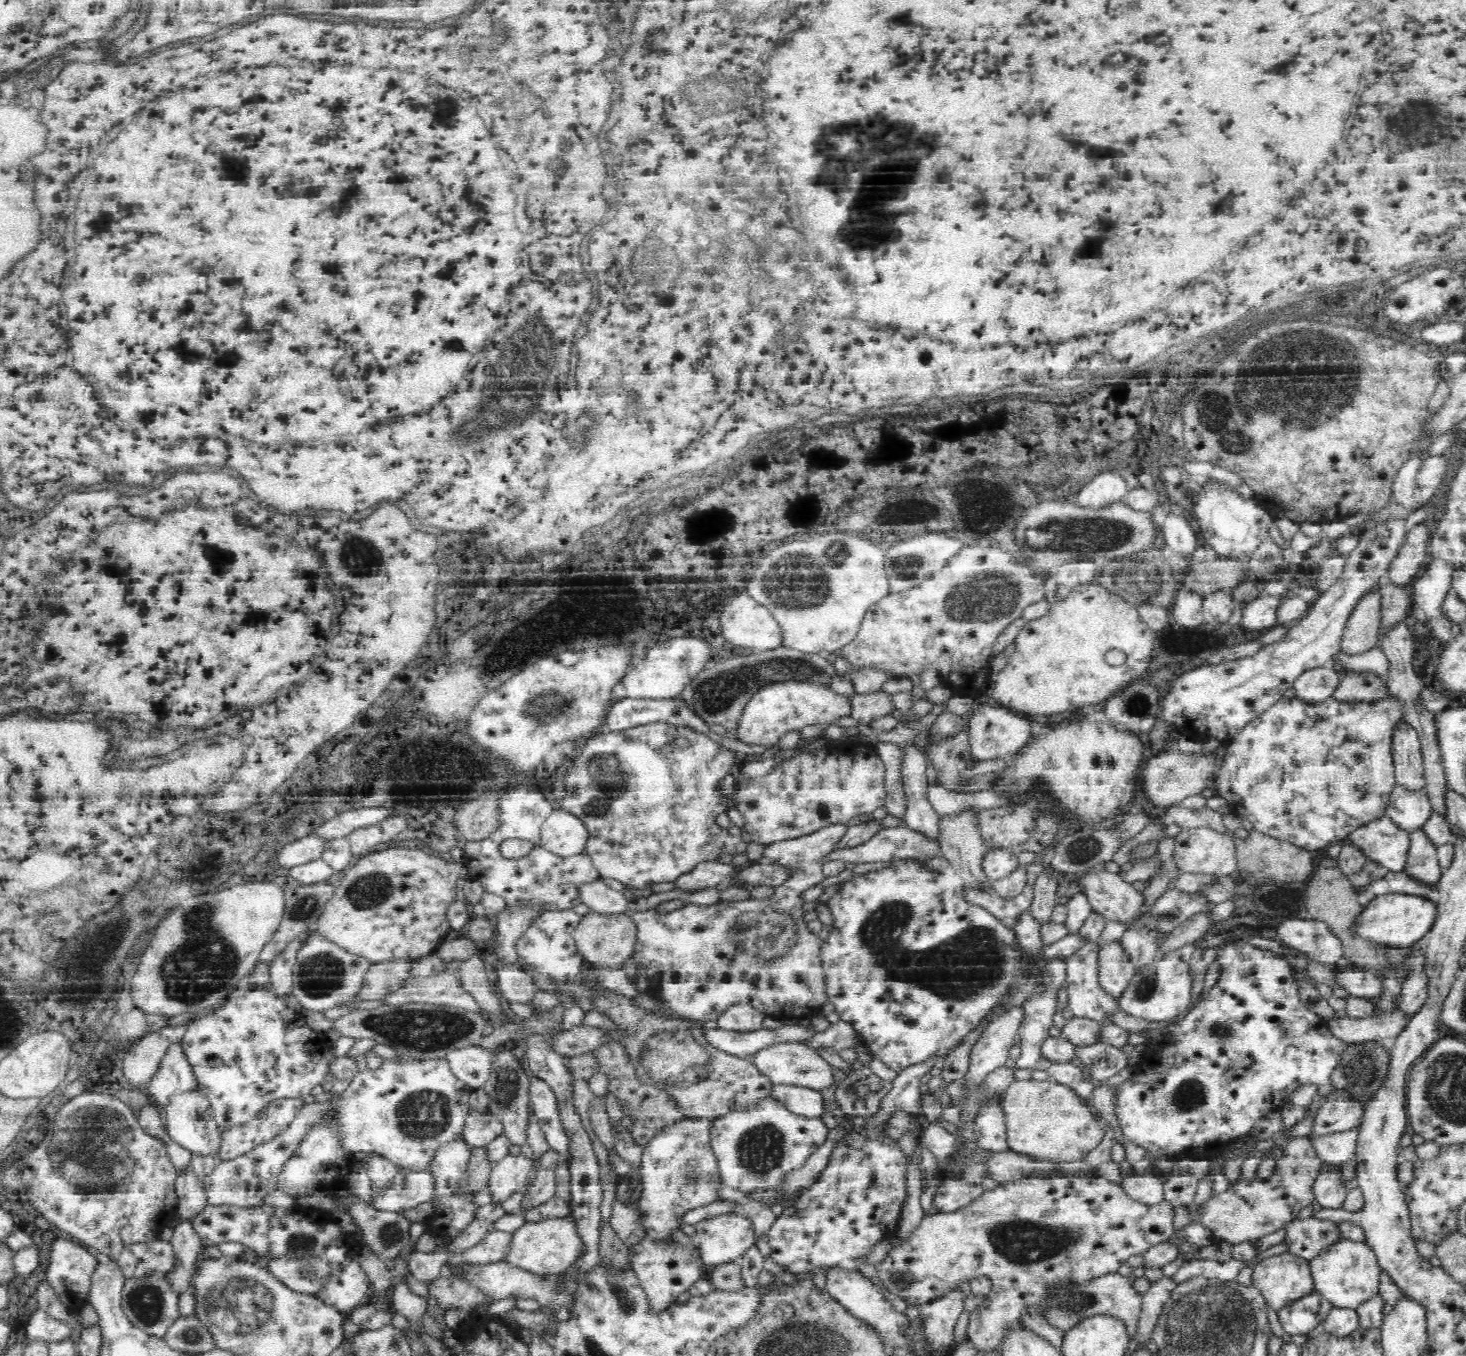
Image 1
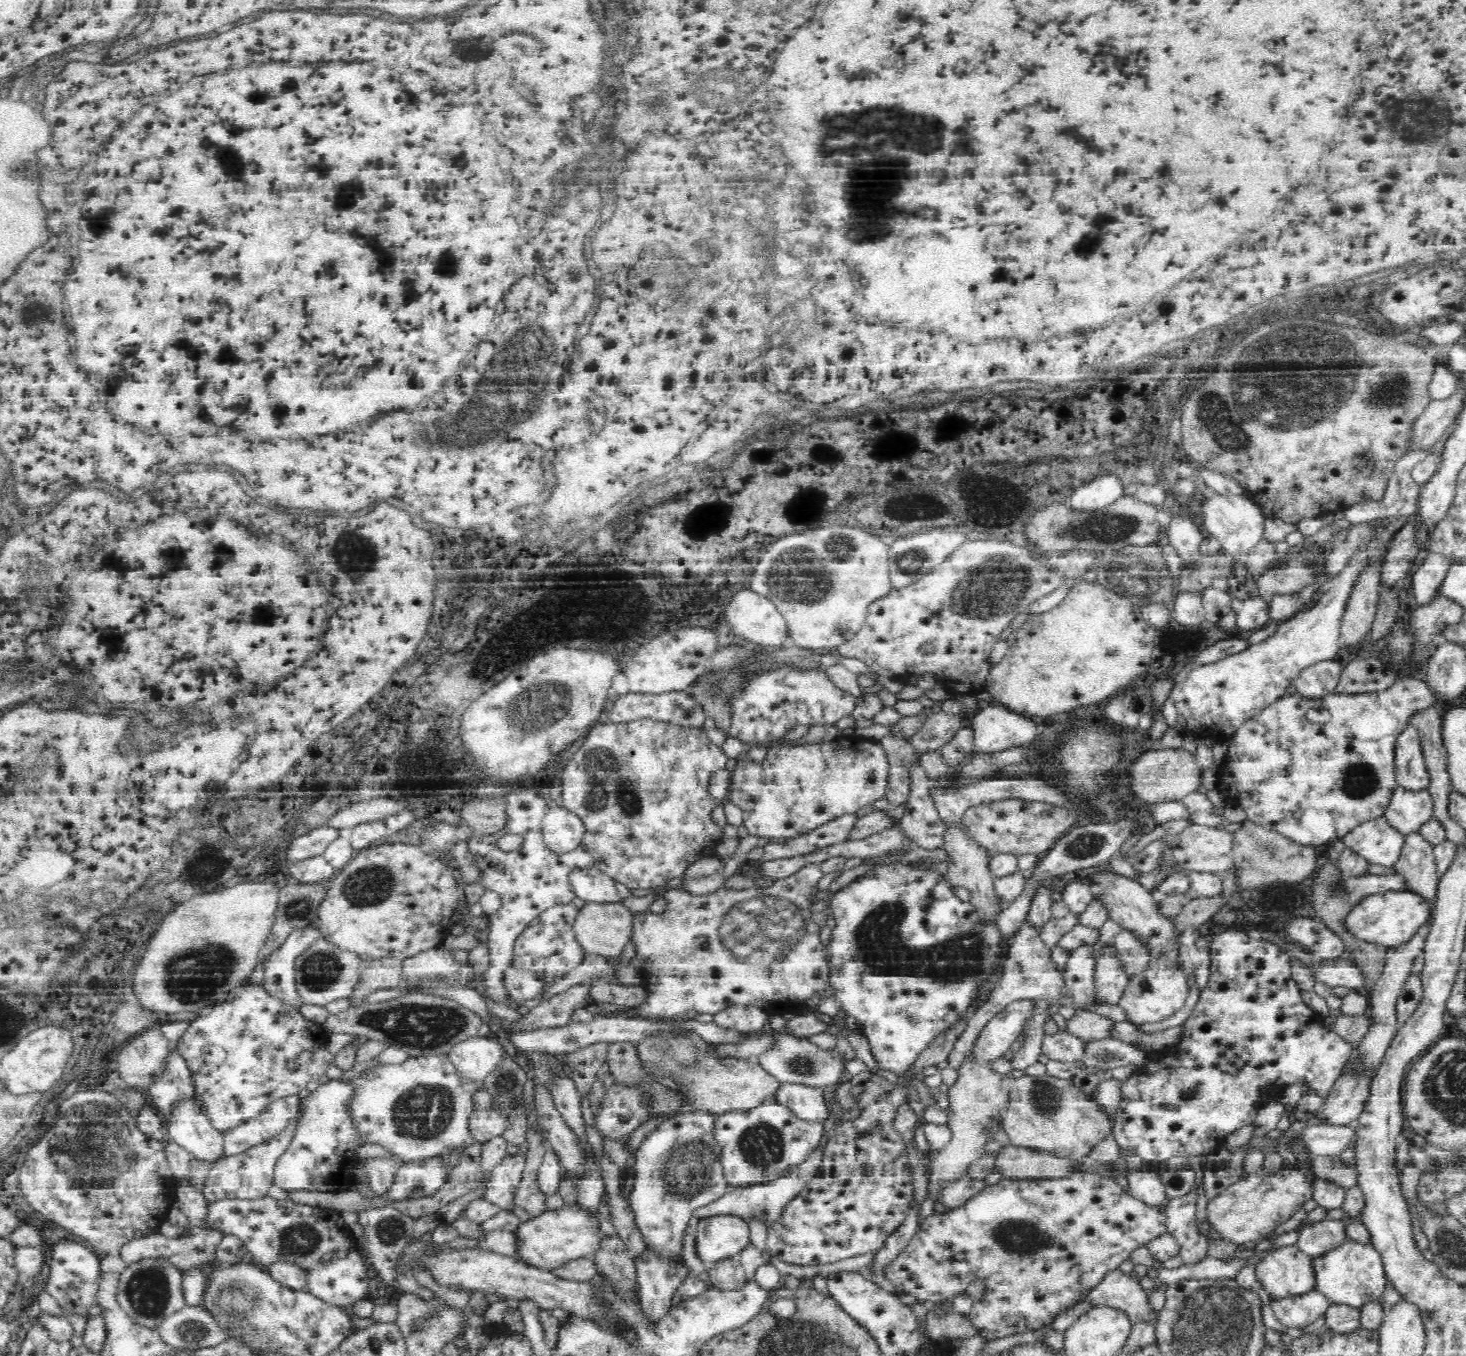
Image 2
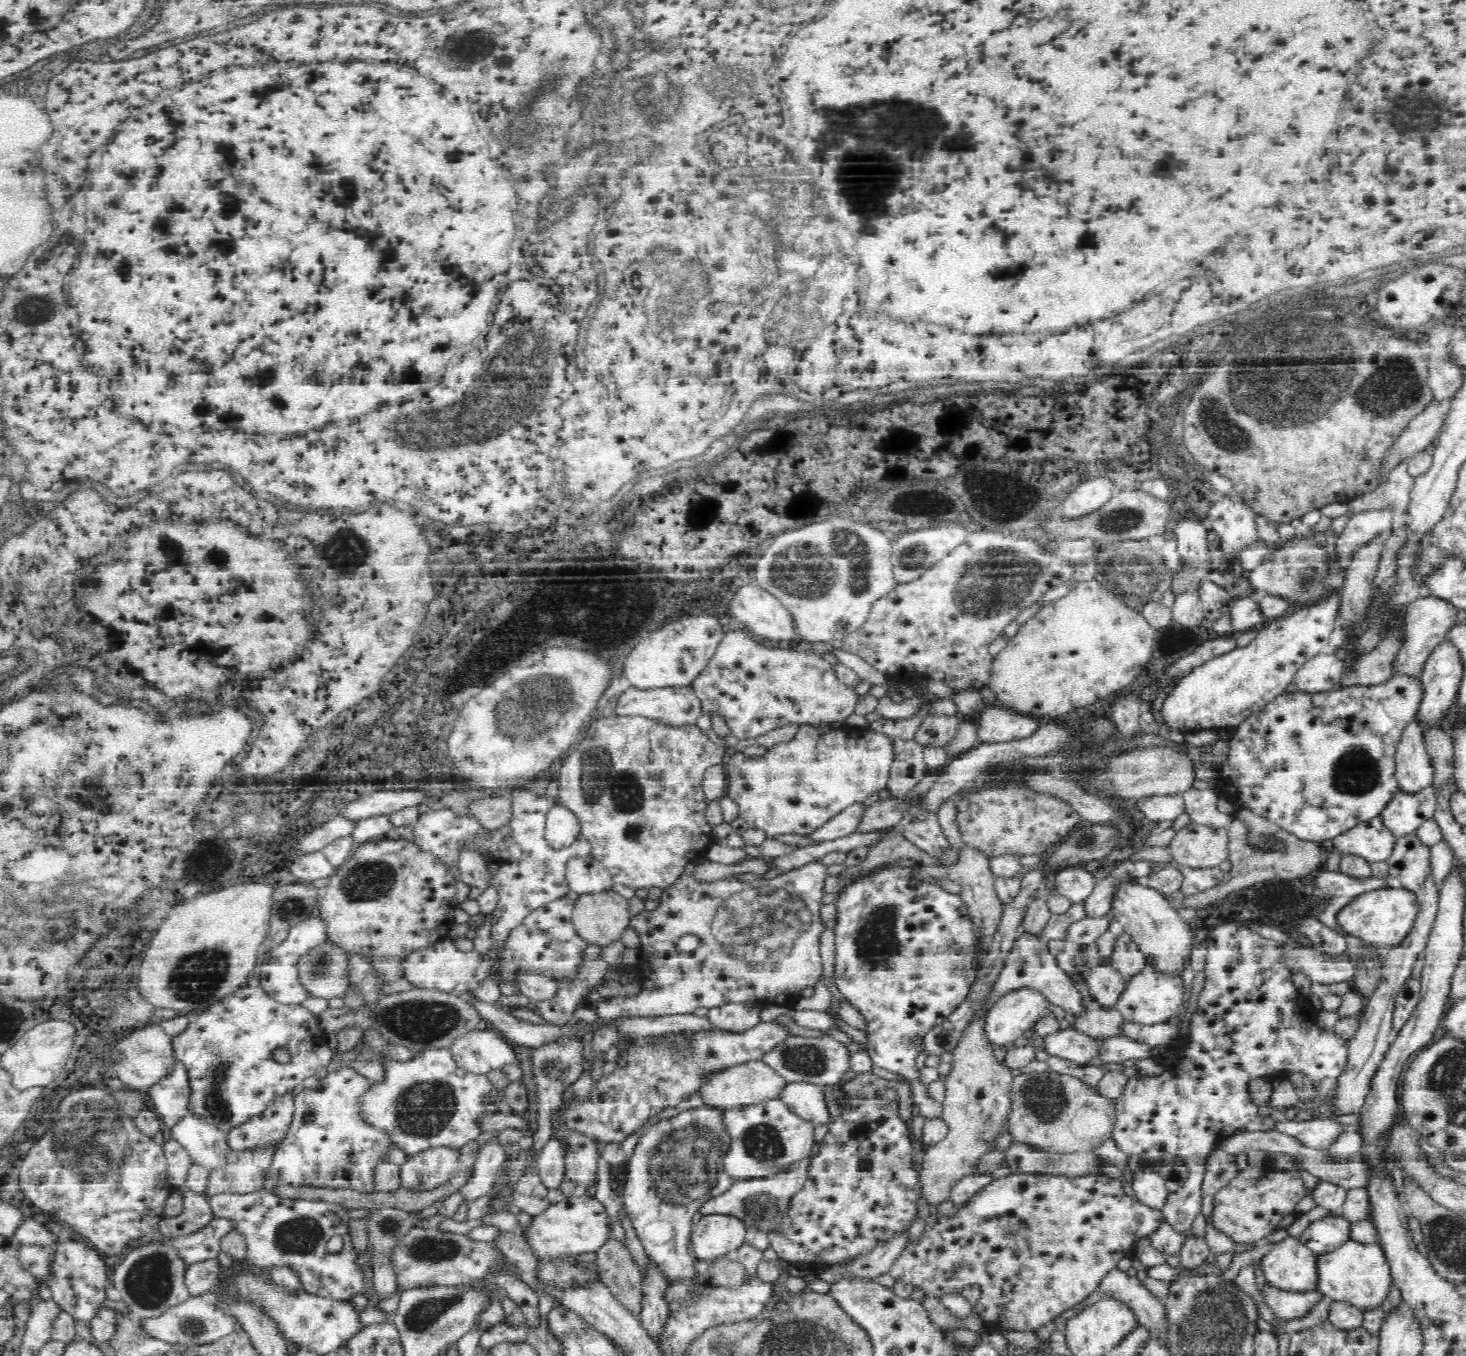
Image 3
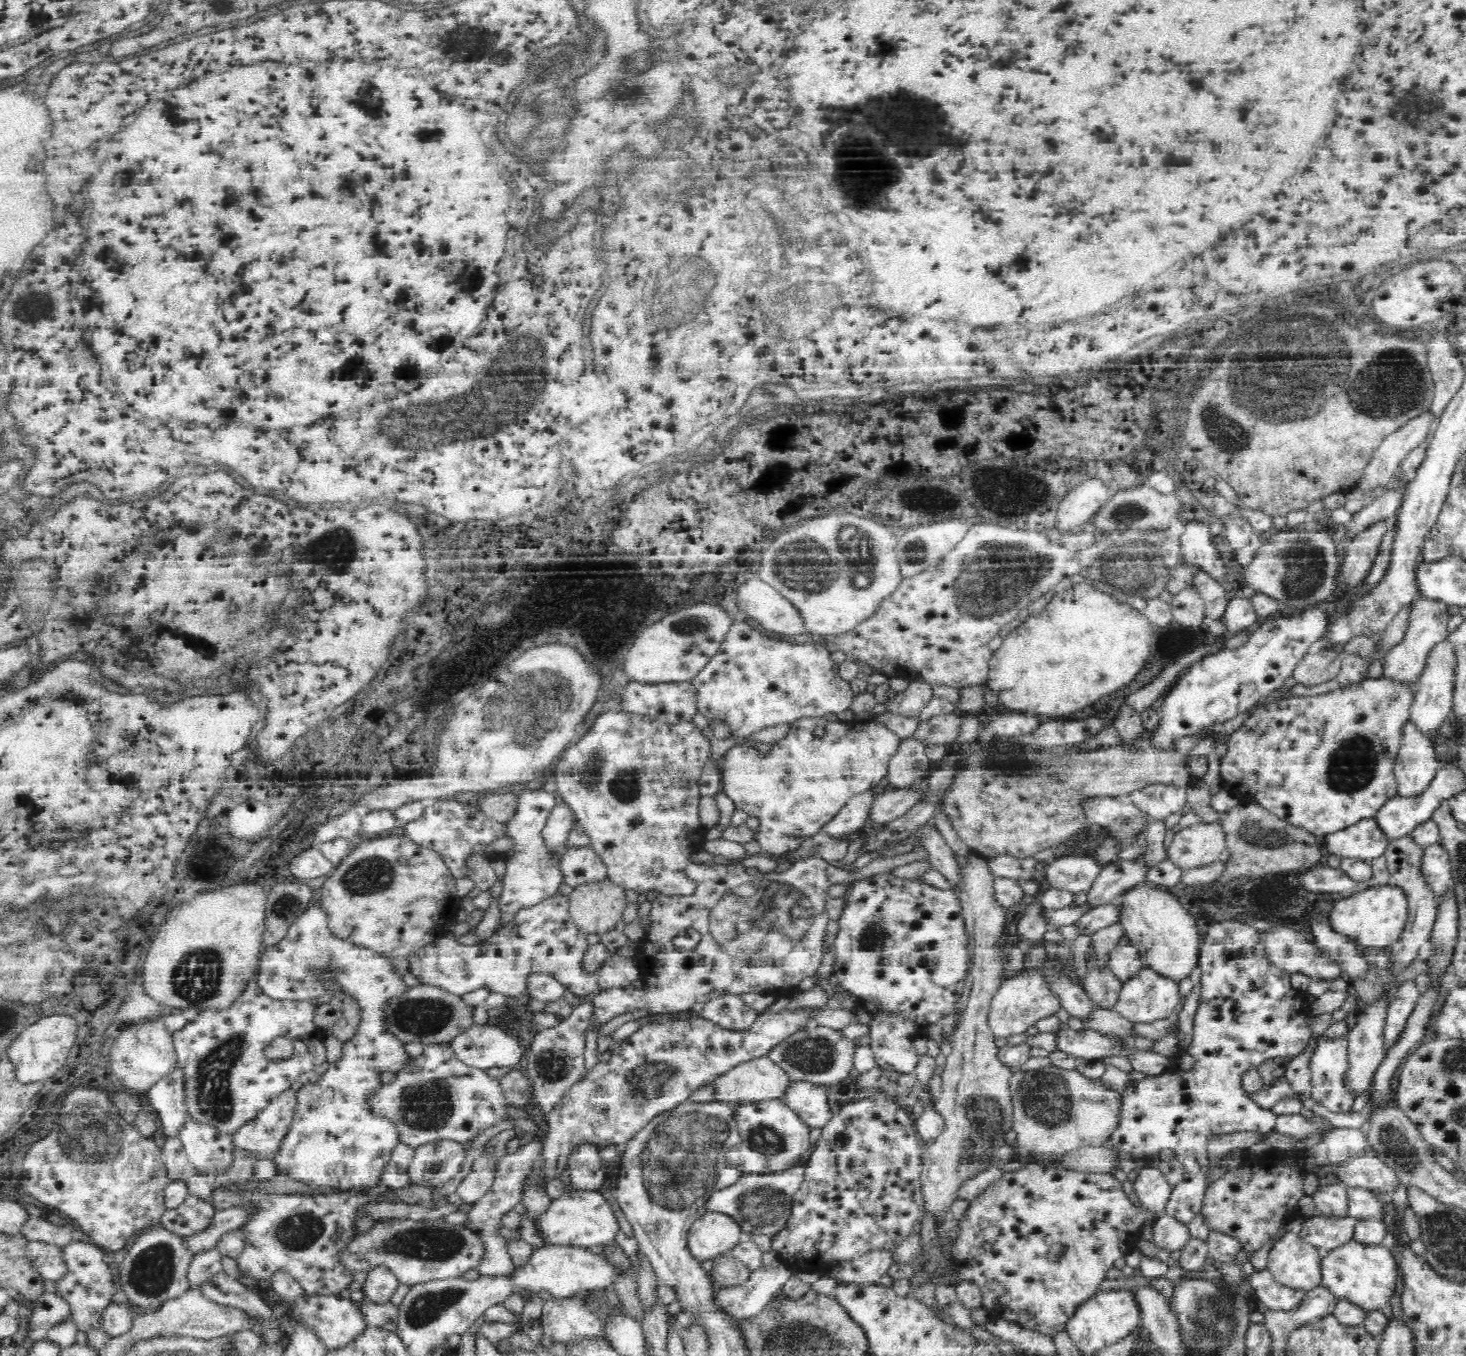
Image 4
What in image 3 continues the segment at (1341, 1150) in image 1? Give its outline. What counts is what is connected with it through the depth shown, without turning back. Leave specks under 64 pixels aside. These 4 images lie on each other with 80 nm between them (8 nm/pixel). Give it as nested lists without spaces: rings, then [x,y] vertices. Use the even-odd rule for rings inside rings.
[[[1312,1119],[1306,1121],[1277,1120],[1272,1132],[1294,1136],[1301,1144],[1316,1151],[1329,1152],[1334,1144],[1348,1134],[1346,1126],[1336,1120]]]

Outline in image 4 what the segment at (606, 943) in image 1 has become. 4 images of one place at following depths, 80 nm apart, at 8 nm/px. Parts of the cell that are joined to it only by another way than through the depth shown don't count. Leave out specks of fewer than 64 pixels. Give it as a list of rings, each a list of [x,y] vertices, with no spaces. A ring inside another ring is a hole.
[[[610,878],[597,885],[575,888],[569,902],[572,921],[586,936],[612,932],[622,922],[624,910],[630,904],[624,888],[610,882]]]

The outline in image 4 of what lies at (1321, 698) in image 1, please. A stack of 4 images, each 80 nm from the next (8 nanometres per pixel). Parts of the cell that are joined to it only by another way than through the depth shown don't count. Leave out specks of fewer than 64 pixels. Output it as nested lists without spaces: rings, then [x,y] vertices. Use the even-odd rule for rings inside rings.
[[[1329,648],[1319,654],[1308,654],[1294,670],[1294,680],[1300,686],[1322,686],[1337,680],[1342,672],[1342,655]]]

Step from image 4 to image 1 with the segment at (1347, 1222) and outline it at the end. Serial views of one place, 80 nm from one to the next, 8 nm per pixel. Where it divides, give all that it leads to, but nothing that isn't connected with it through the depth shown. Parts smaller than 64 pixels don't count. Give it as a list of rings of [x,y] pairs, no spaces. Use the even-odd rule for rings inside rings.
[[[1314,1216],[1309,1218],[1294,1218],[1284,1224],[1284,1246],[1296,1257],[1306,1261],[1337,1242],[1339,1236],[1336,1224],[1320,1220]]]

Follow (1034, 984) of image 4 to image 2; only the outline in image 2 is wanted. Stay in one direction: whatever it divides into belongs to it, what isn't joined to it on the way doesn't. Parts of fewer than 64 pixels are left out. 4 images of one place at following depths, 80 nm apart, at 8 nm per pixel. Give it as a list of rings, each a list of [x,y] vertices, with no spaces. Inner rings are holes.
[[[1021,1000],[1010,1006],[986,1025],[975,1042],[972,1061],[978,1065],[990,1065],[997,1060],[1006,1060],[1011,1055],[1009,1049],[1022,1034],[1024,1022],[1030,1018],[1032,1001]]]

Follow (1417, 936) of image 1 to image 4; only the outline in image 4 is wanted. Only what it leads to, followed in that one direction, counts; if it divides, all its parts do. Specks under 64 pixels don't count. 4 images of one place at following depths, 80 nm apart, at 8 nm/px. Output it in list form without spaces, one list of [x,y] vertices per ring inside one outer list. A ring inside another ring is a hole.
[[[1373,885],[1354,893],[1347,899],[1336,901],[1334,910],[1330,916],[1329,924],[1340,934],[1350,937],[1357,945],[1358,951],[1362,949],[1388,949],[1396,942],[1406,928],[1406,923],[1410,920],[1410,905],[1406,891],[1400,887],[1386,885]]]

